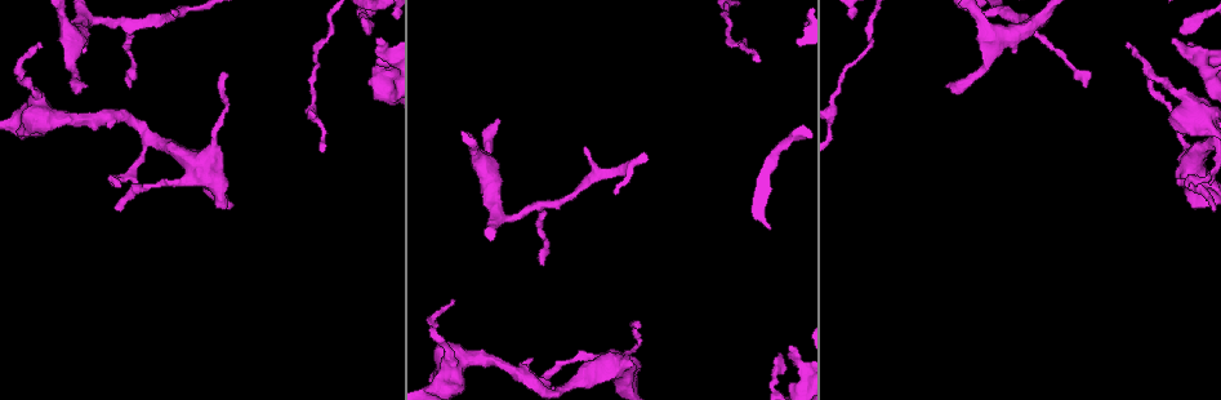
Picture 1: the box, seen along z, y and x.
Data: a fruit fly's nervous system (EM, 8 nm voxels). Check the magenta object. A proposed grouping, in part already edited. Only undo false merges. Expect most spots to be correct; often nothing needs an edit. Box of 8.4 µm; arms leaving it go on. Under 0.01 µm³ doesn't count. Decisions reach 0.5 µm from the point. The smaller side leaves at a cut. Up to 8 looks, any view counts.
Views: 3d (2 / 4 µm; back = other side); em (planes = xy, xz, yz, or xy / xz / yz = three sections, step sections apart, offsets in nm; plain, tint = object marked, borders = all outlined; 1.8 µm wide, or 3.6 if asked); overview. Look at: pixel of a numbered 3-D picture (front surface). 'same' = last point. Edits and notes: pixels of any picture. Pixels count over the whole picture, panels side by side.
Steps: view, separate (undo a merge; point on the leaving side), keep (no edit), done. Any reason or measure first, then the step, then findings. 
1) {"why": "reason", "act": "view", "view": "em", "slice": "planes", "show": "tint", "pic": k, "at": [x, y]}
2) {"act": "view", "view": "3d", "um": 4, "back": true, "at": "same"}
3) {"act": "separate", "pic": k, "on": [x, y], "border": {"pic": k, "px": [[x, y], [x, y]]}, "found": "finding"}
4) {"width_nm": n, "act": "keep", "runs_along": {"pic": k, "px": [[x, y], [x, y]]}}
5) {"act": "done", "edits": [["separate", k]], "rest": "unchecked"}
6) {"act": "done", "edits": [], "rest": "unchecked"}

{"why": "three-way junction", "act": "view", "view": "em", "um": 3.6, "slice": "planes", "show": "borders", "pic": 1, "at": [1196, 113]}

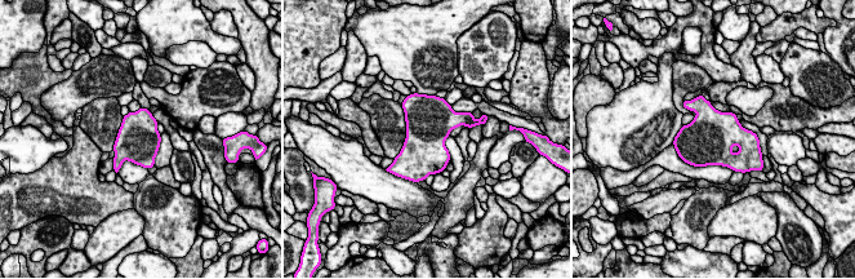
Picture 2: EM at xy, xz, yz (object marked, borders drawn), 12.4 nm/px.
{"width_nm": 550, "act": "keep", "found": "one neuron here"}

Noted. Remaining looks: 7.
{"why": "a fork", "act": "view", "view": "em", "slice": "yz", "step": 4, "show": "tint", "pic": 1, "at": [538, 207]}

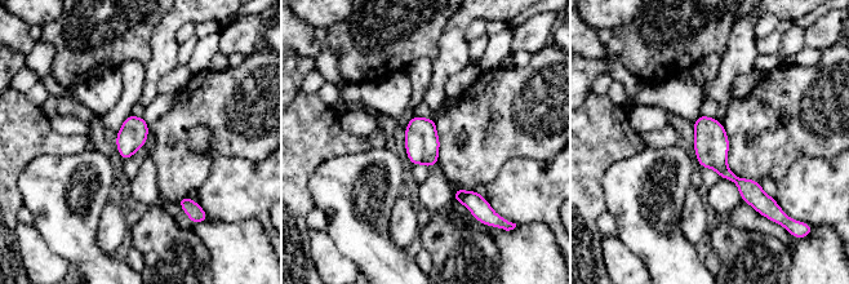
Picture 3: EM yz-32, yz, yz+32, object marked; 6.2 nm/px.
{"act": "keep", "found": "continuous, no second neuron"}

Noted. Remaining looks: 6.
{"why": "touches itself", "act": "view", "view": "em", "slice": "yz", "step": 16, "show": "tint", "pic": 1, "at": [558, 370]}

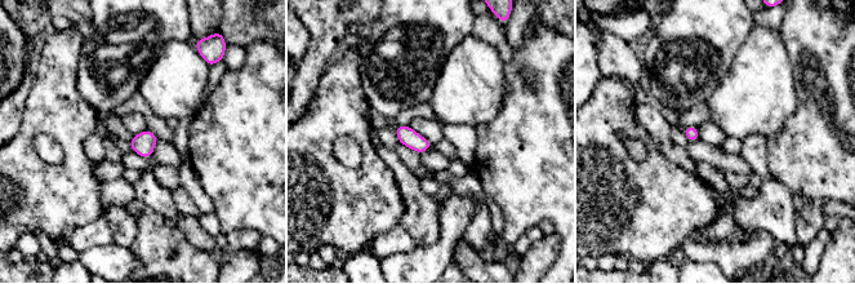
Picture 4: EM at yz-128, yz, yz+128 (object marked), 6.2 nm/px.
{"act": "keep", "found": "one neuron here"}

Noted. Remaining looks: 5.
{"act": "done", "edits": [], "rest": "unchecked"}

